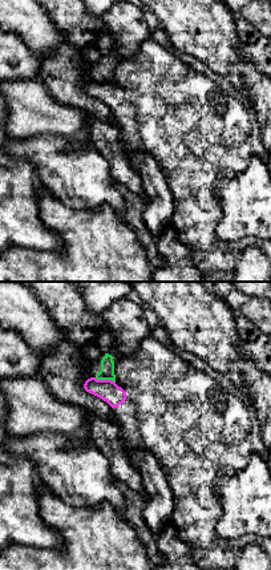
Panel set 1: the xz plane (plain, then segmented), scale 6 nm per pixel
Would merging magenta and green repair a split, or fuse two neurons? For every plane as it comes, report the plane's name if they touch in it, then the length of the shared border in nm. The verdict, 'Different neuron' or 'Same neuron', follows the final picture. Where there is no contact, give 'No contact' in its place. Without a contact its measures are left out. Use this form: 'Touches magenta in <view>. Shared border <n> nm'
Touches magenta in xz. Shared border 130 nm

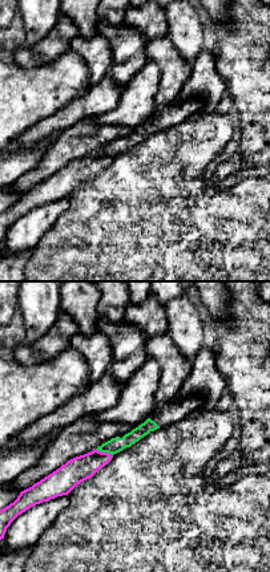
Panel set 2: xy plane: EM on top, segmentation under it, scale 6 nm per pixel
Touches magenta in xy. Shared border 120 nm

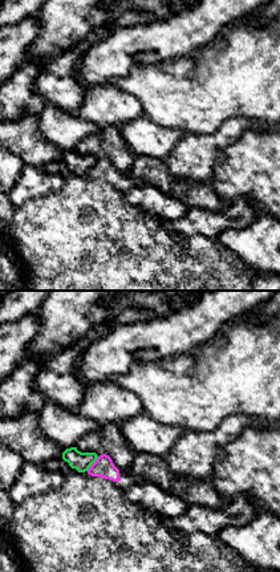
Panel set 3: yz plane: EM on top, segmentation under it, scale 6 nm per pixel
Touches magenta in yz. Shared border 120 nm

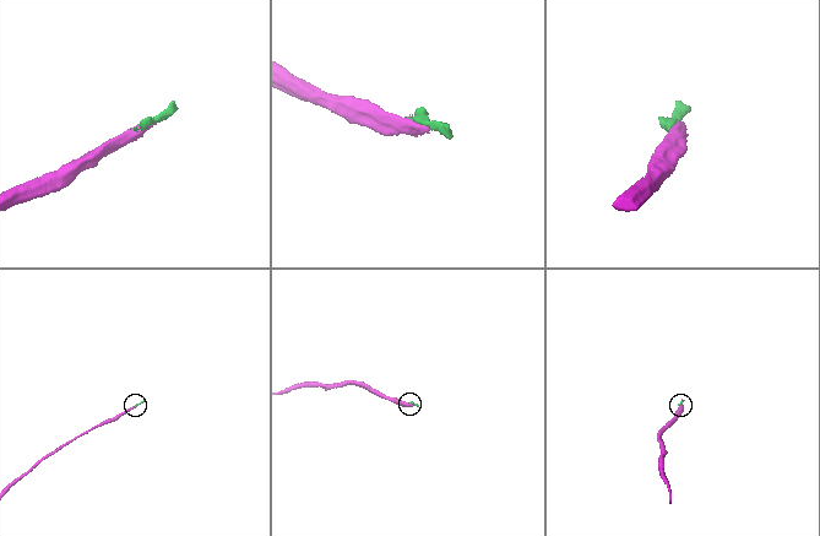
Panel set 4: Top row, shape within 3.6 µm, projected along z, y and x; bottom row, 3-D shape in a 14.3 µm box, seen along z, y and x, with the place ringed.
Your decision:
Different neuron

